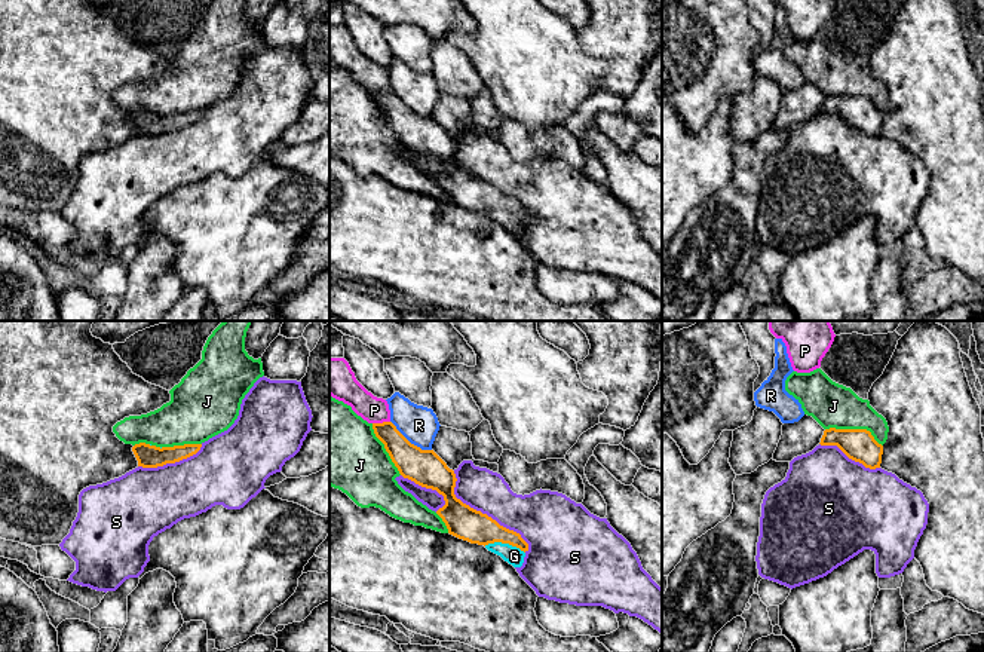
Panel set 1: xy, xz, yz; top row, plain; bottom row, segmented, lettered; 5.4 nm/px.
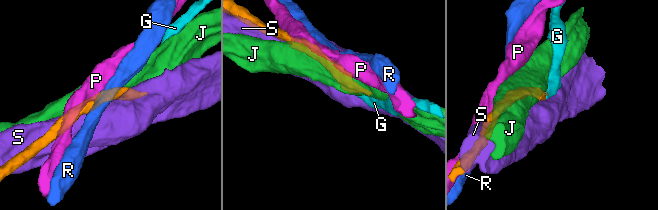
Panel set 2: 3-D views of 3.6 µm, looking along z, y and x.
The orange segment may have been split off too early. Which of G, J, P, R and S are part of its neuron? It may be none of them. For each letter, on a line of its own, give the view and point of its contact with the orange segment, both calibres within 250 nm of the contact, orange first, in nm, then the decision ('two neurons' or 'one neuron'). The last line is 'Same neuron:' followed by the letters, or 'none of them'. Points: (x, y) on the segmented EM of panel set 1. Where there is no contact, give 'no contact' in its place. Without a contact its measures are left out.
G: meets orange in xz at (505, 542); 180 nm thick on the orange side, 100 nm on the other; one neuron
J: meets orange in yz at (855, 429); 180 nm thick on the orange side, 240 nm on the other; two neurons
P: meets orange in xz at (380, 424); 160 nm thick on the orange side, 140 nm on the other; two neurons
R: meets orange in xz at (408, 441); 190 nm thick on the orange side, 200 nm on the other; two neurons
S: meets orange in xz at (481, 513); 180 nm thick on the orange side, 220 nm on the other; two neurons
Same neuron: G

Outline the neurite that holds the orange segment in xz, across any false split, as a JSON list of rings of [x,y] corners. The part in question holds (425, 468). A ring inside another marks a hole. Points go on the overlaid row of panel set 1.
[[[392,422],[373,423],[373,429],[404,478],[444,496],[445,505],[436,514],[450,535],[484,545],[514,567],[522,566],[528,544],[519,533],[457,499],[456,474],[433,450],[422,450],[411,444]]]

